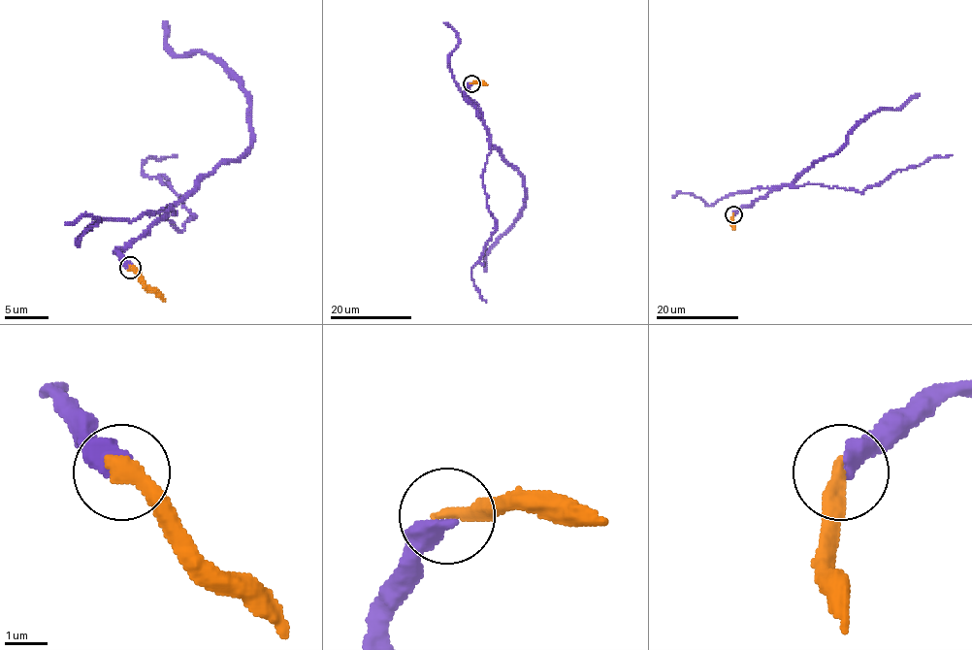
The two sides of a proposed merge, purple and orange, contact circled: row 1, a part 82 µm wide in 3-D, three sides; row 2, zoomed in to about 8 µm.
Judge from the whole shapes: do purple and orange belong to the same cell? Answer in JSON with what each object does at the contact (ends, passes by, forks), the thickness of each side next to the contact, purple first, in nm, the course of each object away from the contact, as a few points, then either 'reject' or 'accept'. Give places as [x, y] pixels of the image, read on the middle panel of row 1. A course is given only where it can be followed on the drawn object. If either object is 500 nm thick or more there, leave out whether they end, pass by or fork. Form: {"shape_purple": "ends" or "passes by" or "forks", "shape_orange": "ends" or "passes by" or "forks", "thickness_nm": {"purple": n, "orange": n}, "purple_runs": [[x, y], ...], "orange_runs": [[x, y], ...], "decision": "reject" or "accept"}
{"shape_purple": "ends", "shape_orange": "ends", "thickness_nm": {"purple": 480, "orange": 360}, "purple_runs": [[470, 83], [465, 99], [489, 135], [490, 152], [482, 183], [496, 230], [470, 274], [479, 295], [486, 302]], "orange_runs": [[470, 83], [487, 84]], "decision": "accept"}

